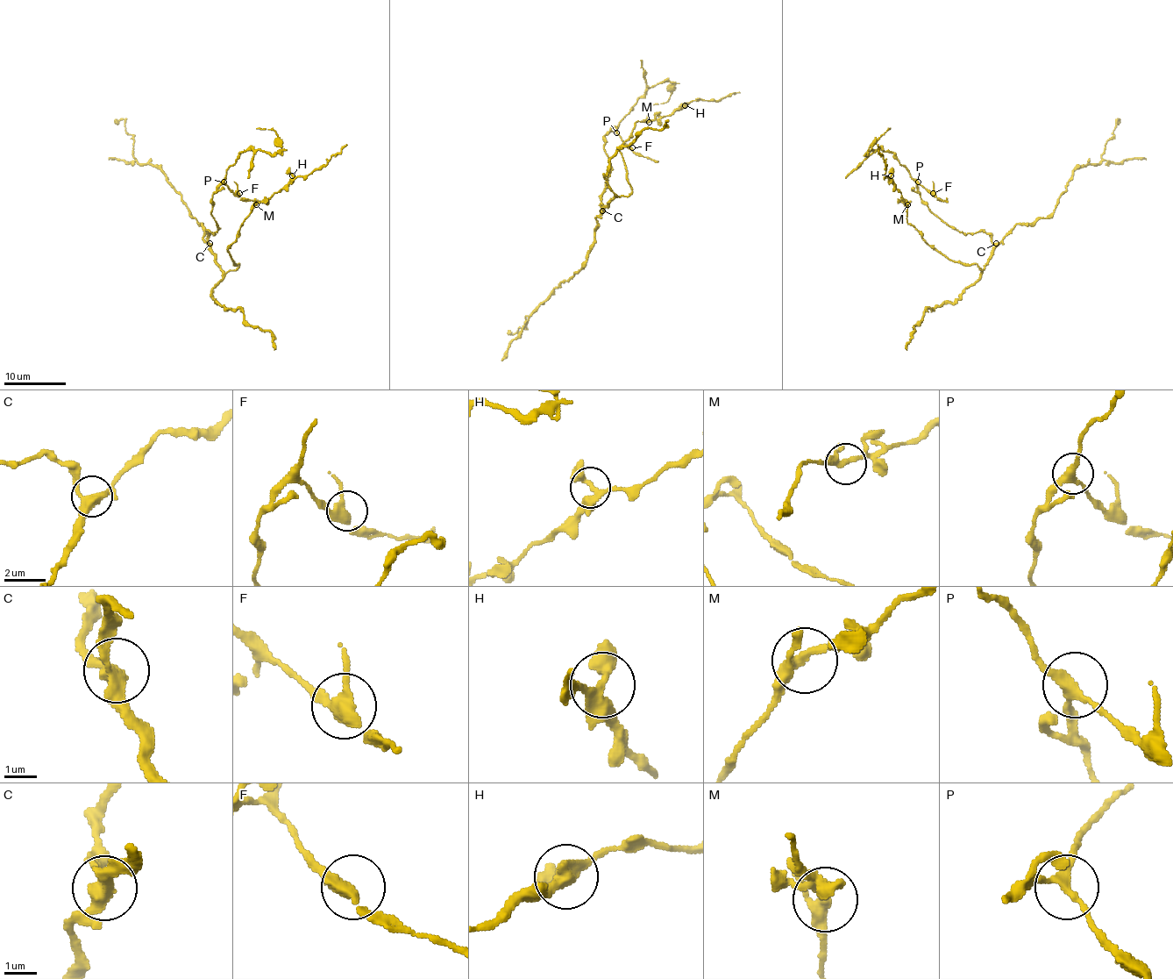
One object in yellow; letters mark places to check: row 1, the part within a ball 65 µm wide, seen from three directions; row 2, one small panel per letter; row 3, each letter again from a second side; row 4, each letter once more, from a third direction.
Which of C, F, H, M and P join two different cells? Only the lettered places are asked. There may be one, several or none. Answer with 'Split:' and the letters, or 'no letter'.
Split: no letter

